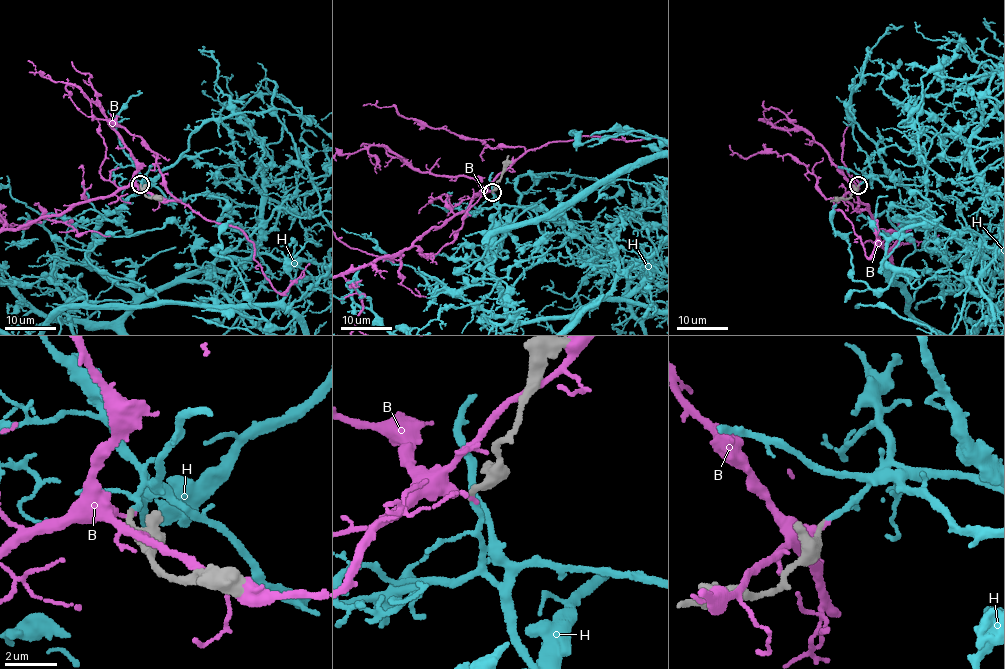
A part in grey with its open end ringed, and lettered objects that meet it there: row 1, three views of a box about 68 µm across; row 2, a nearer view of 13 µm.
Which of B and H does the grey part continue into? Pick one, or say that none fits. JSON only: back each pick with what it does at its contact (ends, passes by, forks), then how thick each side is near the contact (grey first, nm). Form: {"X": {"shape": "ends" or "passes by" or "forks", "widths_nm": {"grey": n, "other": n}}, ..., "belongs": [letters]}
{"H": {"shape": "ends", "widths_nm": {"grey": 220, "other": 200}}, "belongs": ["H"]}

